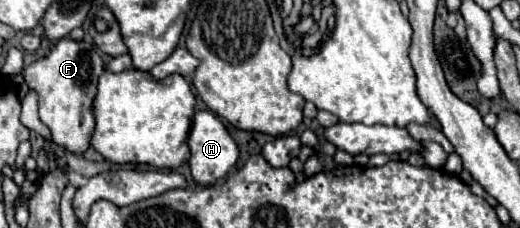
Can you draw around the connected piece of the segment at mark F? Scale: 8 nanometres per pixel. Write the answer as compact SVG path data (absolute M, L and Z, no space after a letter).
M63 38L51 48L45 58L35 60L21 72L29 90L37 92L39 96L41 122L51 130L53 142L63 146L65 150L83 154L89 148L91 132L95 126L91 104L97 94L97 80L103 70L105 64L89 42Z

